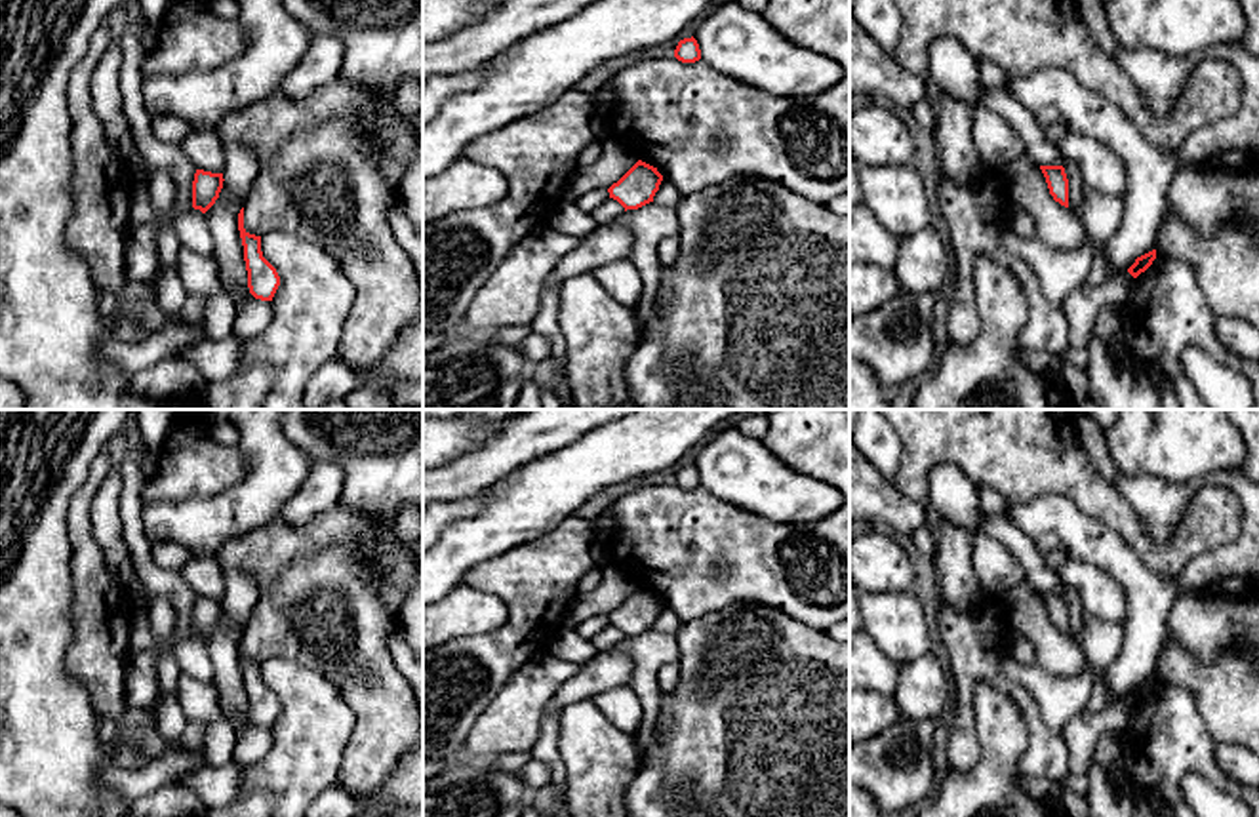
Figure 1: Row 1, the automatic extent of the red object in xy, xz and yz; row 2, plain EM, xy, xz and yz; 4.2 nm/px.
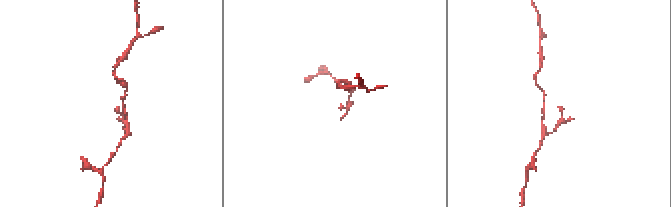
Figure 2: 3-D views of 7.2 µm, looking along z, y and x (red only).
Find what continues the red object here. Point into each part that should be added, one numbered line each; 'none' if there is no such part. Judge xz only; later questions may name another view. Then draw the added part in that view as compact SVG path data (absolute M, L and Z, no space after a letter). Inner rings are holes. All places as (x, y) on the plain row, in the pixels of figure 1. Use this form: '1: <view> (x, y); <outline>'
1: xz (610, 637); M606 625L592 640L590 644L596 648L596 651L610 651L613 648L617 648L621 642L625 640L625 634L613 627L613 625Z

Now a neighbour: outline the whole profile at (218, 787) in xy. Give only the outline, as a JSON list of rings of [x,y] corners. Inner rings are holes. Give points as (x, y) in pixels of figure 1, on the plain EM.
[[[234,760],[221,767],[206,764],[181,781],[208,809],[227,807],[242,796],[242,766]]]

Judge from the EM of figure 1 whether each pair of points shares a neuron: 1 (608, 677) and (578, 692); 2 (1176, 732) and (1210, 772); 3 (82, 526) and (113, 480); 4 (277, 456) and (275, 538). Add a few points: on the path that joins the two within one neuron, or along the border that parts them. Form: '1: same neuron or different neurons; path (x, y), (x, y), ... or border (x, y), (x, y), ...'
1: same neuron; path (600, 677), (585, 684)
2: same neuron; path (1181, 741), (1202, 762)
3: different neurons; border (109, 471), (92, 505), (92, 538), (103, 557)
4: different neurons; border (279, 518), (233, 539)

